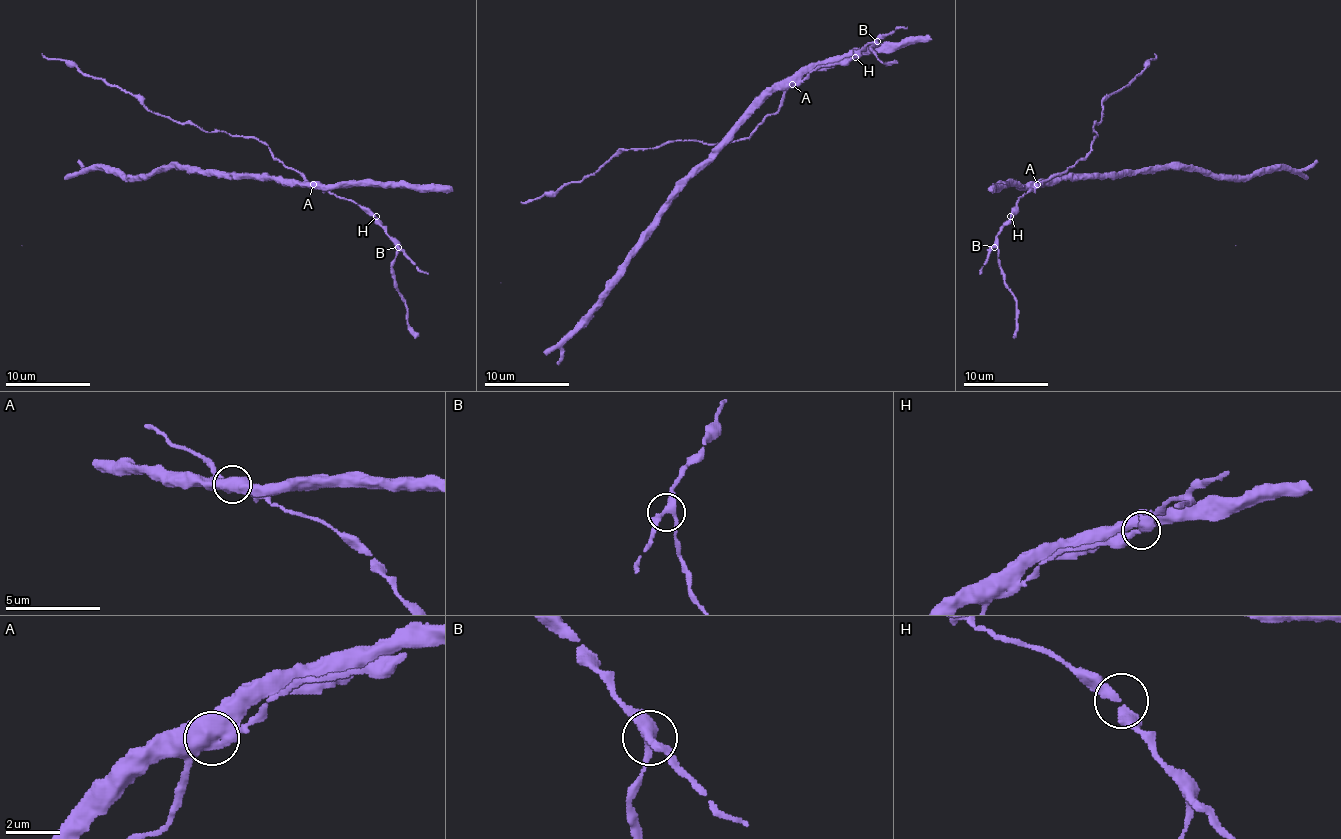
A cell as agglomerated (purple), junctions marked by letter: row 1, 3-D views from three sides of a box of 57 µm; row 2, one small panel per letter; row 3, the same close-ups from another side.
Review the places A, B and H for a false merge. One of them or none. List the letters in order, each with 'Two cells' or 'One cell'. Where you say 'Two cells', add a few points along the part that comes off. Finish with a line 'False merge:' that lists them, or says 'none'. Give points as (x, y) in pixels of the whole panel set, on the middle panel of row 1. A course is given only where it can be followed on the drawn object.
A: Two cells. Course of the part to remove: (791, 84), (781, 84), (678, 192), (599, 308), (565, 342), (559, 365)
B: One cell
H: One cell
False merge: A

